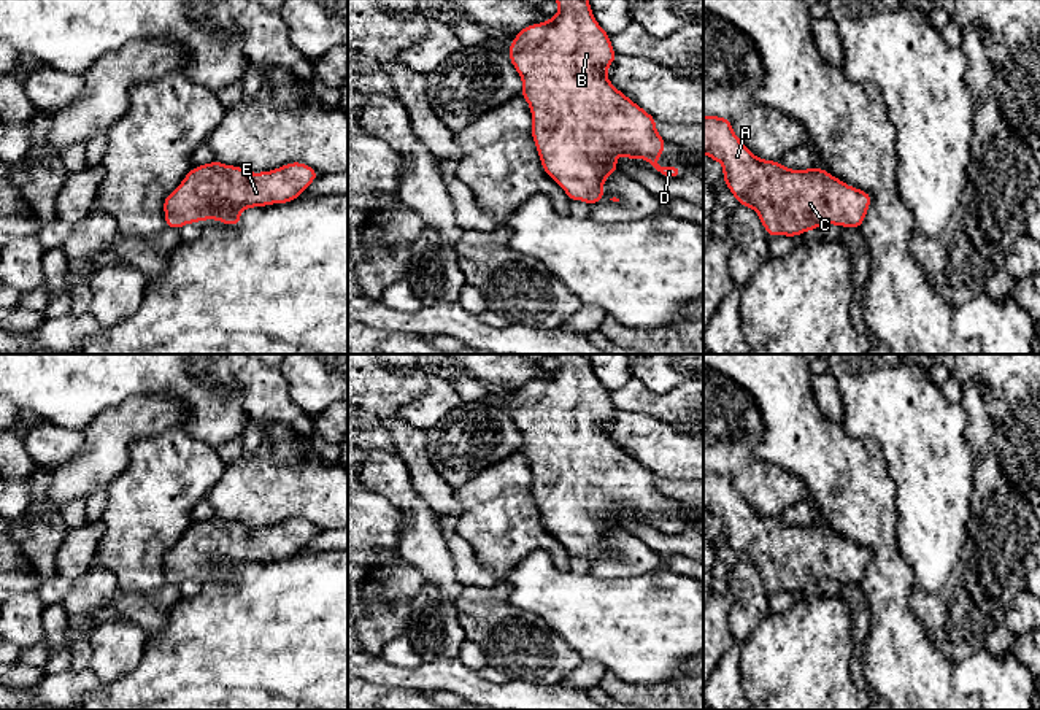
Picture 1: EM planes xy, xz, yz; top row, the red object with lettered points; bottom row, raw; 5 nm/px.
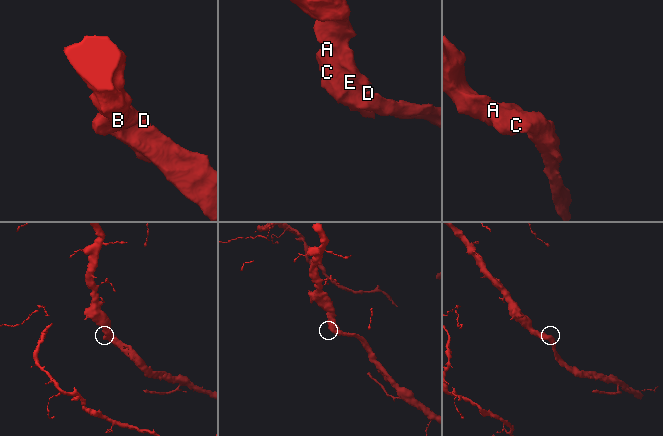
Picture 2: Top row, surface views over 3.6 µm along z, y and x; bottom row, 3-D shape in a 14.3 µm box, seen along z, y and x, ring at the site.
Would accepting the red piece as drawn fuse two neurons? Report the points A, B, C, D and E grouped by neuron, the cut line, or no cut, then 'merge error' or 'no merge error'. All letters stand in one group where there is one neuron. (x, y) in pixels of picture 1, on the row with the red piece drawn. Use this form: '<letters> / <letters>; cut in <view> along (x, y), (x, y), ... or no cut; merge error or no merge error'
A B C D E; no cut; no merge error

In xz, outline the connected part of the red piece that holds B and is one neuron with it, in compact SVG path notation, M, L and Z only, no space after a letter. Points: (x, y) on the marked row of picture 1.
M556 0L554 3L559 6L559 13L546 22L519 30L507 51L522 78L521 95L530 106L530 133L545 173L565 191L570 202L584 200L589 206L607 199L602 186L611 173L619 172L618 154L624 154L629 160L646 159L651 162L646 167L656 173L665 178L680 178L683 175L680 165L664 168L654 162L667 146L667 140L656 130L657 119L610 83L605 71L618 54L610 43L610 35L597 24L589 0Z

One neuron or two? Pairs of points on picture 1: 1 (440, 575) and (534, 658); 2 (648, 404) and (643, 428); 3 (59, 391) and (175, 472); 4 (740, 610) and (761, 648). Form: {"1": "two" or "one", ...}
{"1": "two", "2": "two", "3": "two", "4": "two"}

